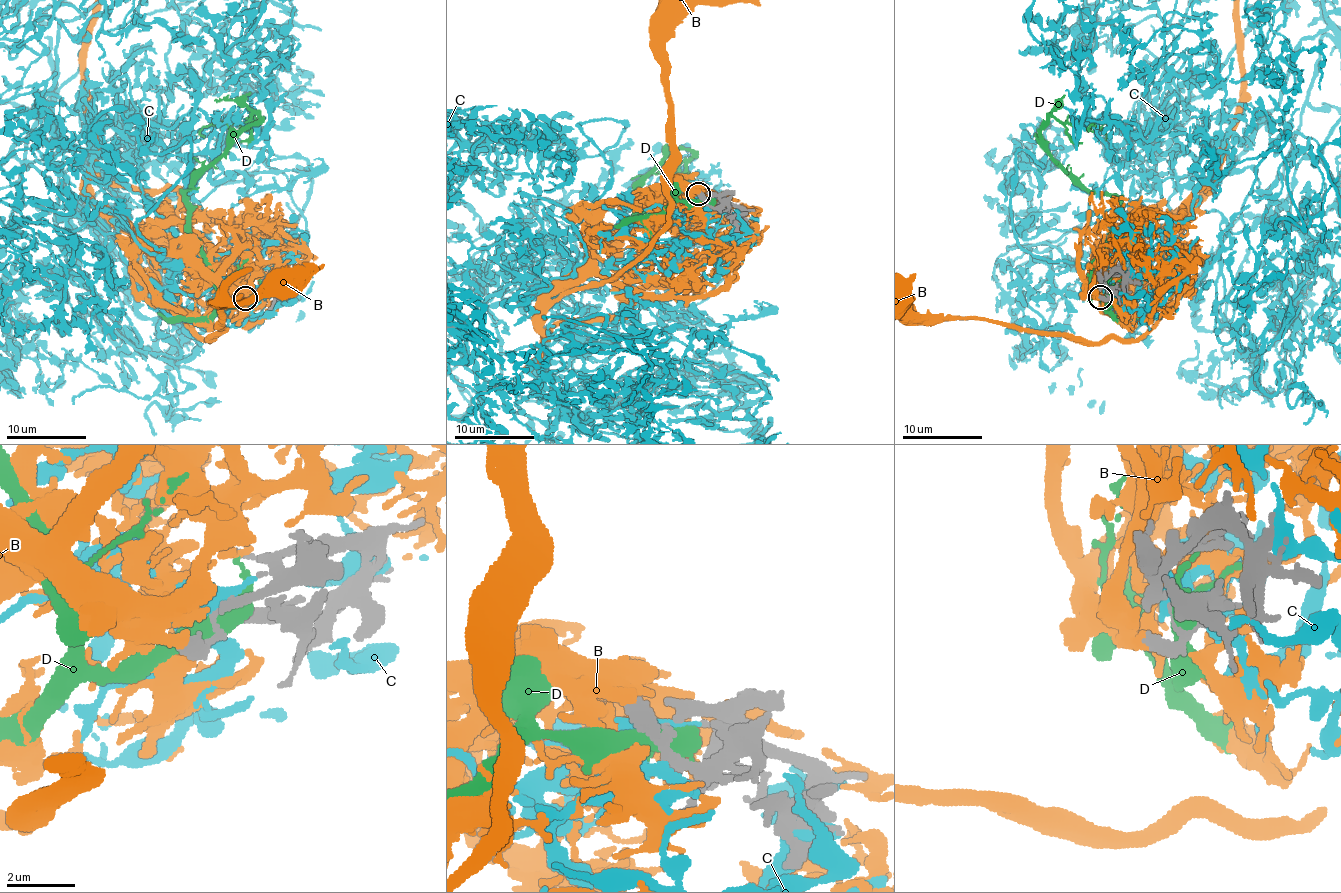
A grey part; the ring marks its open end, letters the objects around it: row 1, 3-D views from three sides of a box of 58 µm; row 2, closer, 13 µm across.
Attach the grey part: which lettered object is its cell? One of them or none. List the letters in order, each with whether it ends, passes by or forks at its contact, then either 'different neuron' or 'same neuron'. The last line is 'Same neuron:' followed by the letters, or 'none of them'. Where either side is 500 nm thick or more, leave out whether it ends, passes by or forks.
B: it passes by; same neuron
C: it passes by; different neuron
D: it forks; different neuron
Same neuron: B

